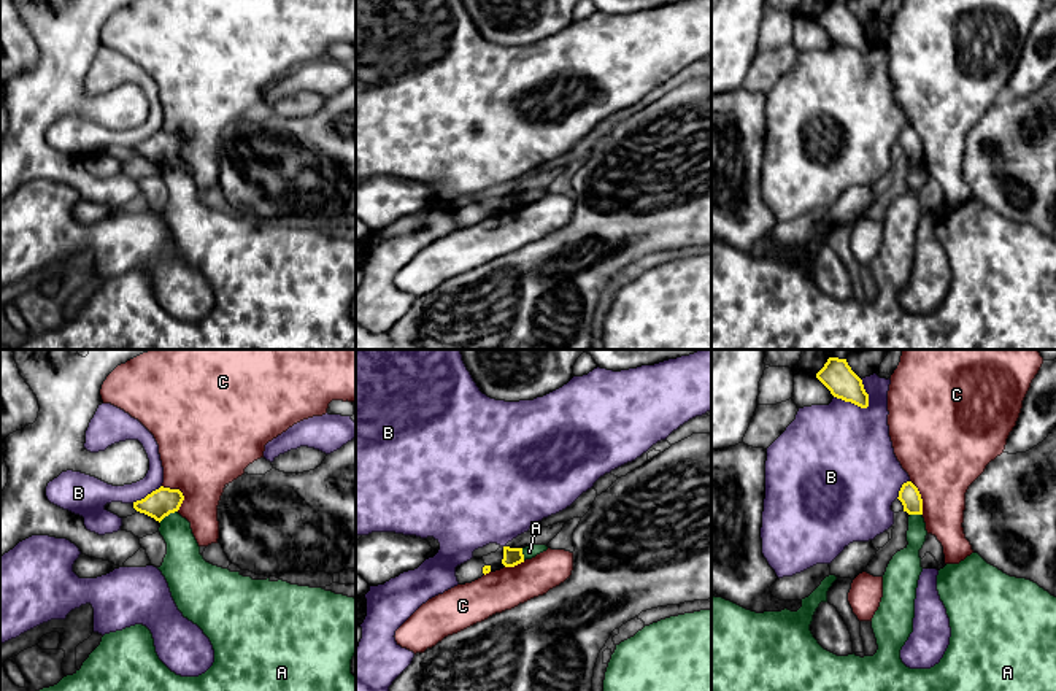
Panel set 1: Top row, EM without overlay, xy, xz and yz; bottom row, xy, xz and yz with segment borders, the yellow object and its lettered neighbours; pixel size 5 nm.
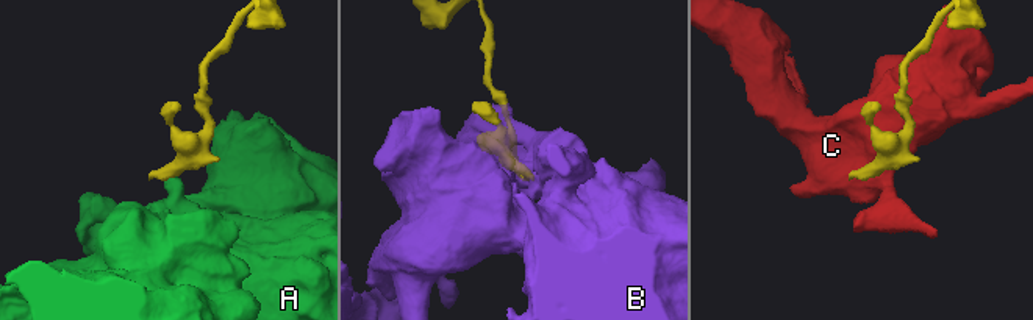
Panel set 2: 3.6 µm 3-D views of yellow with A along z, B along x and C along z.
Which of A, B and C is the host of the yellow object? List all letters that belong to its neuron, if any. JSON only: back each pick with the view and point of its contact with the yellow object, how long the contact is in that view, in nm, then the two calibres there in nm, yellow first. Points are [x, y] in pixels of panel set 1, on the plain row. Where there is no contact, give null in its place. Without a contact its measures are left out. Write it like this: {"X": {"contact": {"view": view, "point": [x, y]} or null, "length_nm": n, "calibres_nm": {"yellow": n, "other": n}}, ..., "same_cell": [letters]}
{"same_cell": []}

